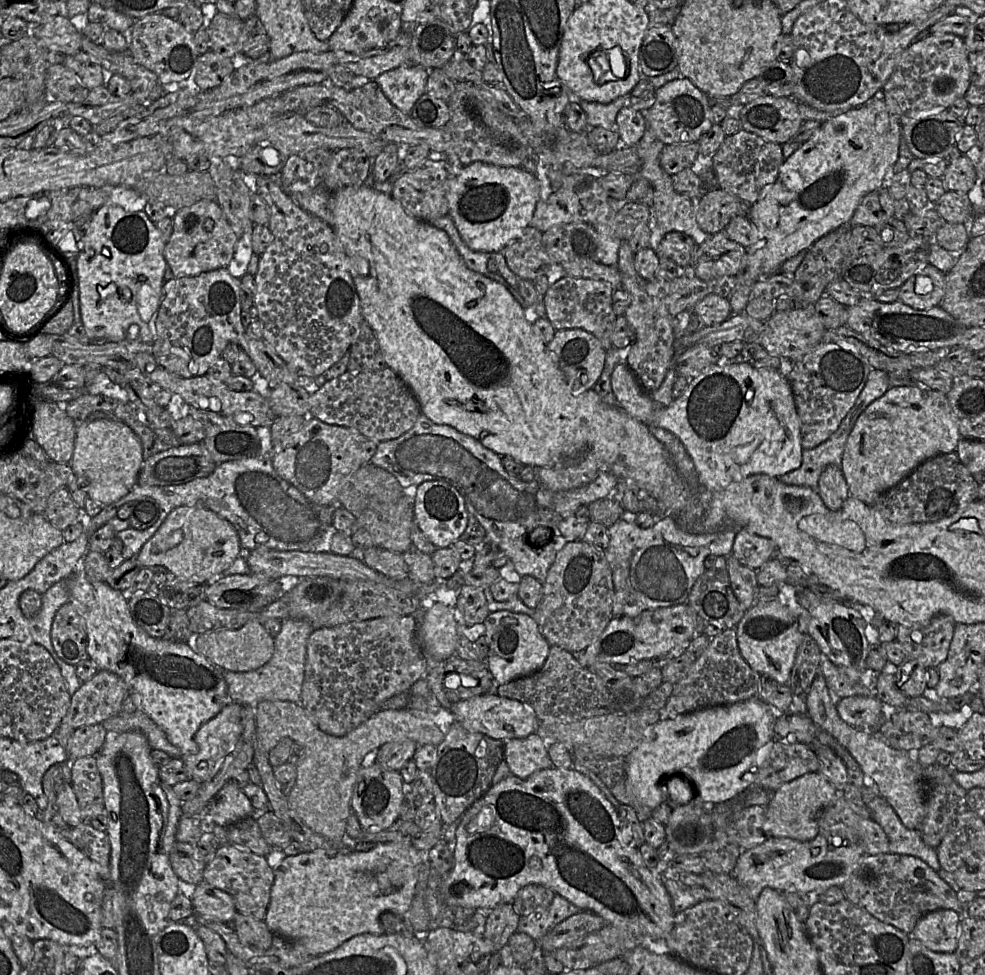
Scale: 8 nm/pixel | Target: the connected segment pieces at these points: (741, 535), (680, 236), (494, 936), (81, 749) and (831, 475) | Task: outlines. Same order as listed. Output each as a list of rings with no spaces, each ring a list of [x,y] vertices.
[[[739,530],[731,555],[746,567],[758,571],[764,563],[772,559],[776,551],[776,544],[772,540]]]
[[[672,231],[664,235],[656,253],[674,261],[680,267],[687,267],[695,261],[697,244],[694,239],[682,232]]]
[[[512,903],[489,910],[484,938],[492,943],[495,951],[508,944],[511,935],[517,931],[519,918]]]
[[[102,724],[82,726],[69,738],[66,751],[70,760],[95,756],[107,740],[108,731]]]
[[[828,465],[819,477],[818,494],[830,510],[839,510],[850,496],[841,467]]]

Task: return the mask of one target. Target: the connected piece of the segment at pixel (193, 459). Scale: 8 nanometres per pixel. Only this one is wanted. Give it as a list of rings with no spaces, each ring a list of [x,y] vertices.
[[[201,443],[180,444],[143,461],[137,478],[140,486],[177,486],[210,475],[217,464]]]

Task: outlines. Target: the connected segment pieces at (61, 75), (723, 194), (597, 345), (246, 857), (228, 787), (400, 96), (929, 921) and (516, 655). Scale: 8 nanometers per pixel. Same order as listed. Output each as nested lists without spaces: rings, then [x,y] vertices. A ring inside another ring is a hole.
[[[63,64],[48,65],[45,86],[44,100],[48,103],[82,101],[89,91],[80,77]]]
[[[719,187],[709,189],[701,197],[696,212],[700,229],[708,235],[724,231],[730,220],[738,216],[740,200]]]
[[[577,328],[558,330],[547,346],[566,377],[572,394],[580,394],[594,388],[604,370],[606,360],[606,350],[594,335]]]
[[[232,844],[221,845],[204,870],[203,881],[228,893],[237,912],[265,921],[275,880],[273,856],[260,856]]]
[[[227,782],[210,802],[208,816],[210,822],[223,827],[248,816],[253,816],[257,821],[257,812],[244,791],[231,782]]]
[[[414,63],[380,74],[375,82],[387,99],[405,114],[410,114],[416,101],[426,93],[430,70]]]
[[[952,909],[929,912],[908,935],[934,952],[954,953],[958,946],[961,916]]]
[[[505,610],[489,612],[483,626],[483,635],[489,647],[486,665],[497,685],[528,676],[538,671],[545,663],[551,646],[531,616]]]

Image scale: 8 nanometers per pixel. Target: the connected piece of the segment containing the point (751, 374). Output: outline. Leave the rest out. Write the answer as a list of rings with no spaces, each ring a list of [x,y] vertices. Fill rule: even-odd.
[[[626,363],[614,368],[611,386],[619,407],[629,416],[647,426],[663,428],[679,438],[695,465],[700,485],[708,490],[723,490],[754,474],[780,478],[802,464],[800,419],[791,385],[779,370],[755,368],[751,363],[714,365],[691,379],[684,393],[667,407],[652,400]]]

